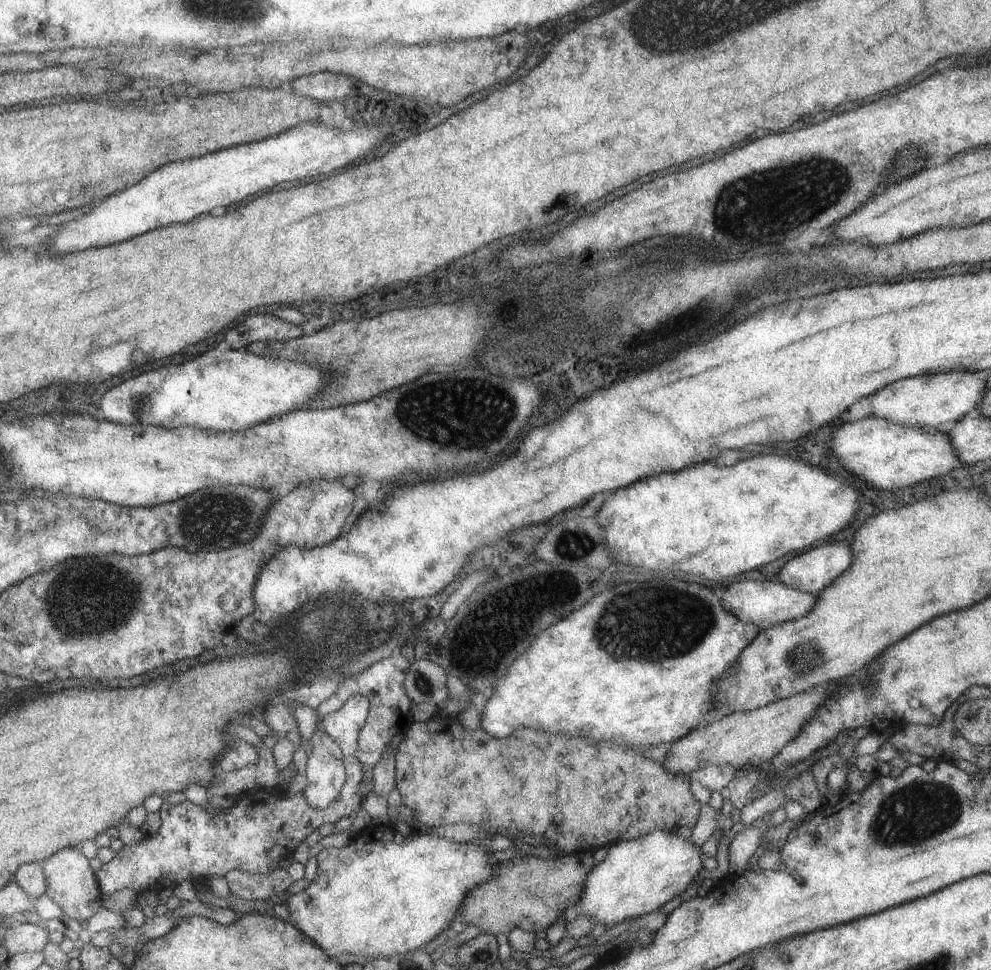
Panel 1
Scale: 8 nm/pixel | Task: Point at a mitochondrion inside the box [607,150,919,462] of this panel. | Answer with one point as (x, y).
(768, 199)

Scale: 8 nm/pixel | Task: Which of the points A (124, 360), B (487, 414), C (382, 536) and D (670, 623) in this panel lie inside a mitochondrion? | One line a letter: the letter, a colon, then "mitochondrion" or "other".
A: other
B: mitochondrion
C: other
D: mitochondrion

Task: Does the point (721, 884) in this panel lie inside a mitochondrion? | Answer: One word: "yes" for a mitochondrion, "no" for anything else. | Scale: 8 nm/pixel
no

